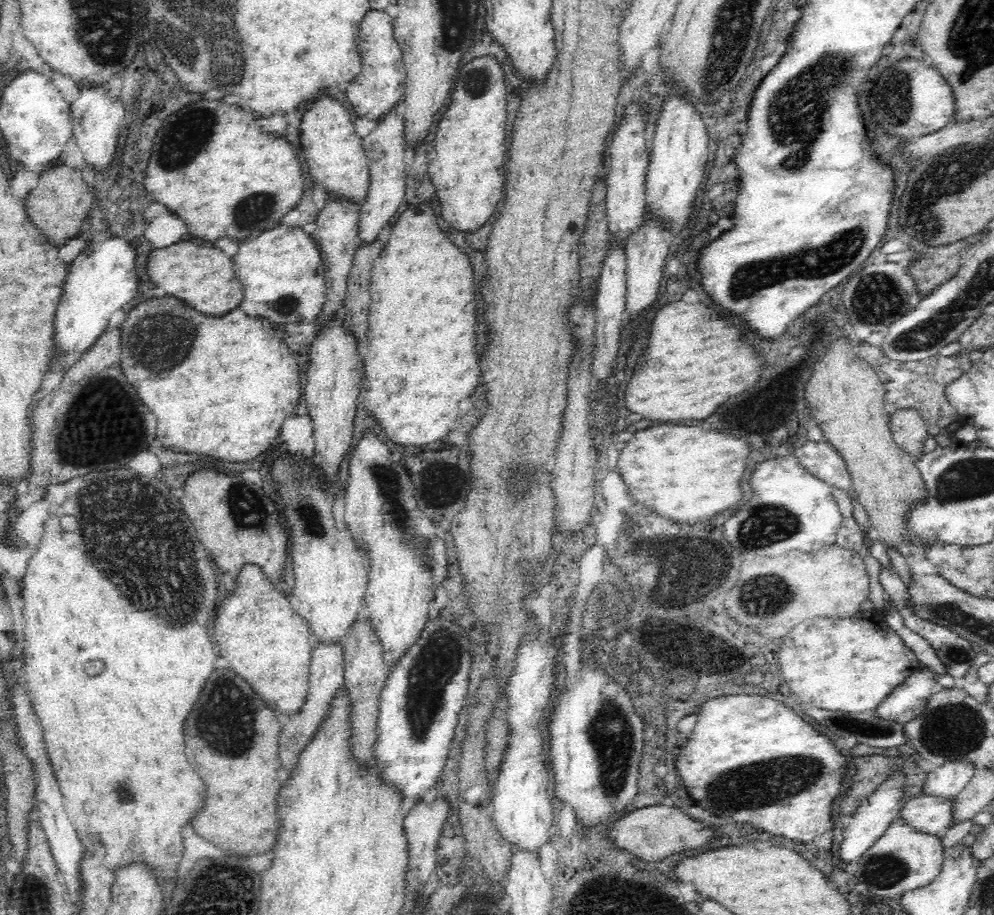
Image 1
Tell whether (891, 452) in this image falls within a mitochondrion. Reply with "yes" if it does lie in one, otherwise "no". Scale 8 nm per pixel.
no

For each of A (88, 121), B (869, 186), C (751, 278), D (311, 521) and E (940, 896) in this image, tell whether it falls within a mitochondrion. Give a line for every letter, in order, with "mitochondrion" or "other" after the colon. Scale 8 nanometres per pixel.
A: other
B: other
C: mitochondrion
D: mitochondrion
E: other

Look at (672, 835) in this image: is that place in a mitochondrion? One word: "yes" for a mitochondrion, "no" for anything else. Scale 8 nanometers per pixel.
no

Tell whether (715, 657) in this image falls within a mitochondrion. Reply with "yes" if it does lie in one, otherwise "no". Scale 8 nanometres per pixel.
no

